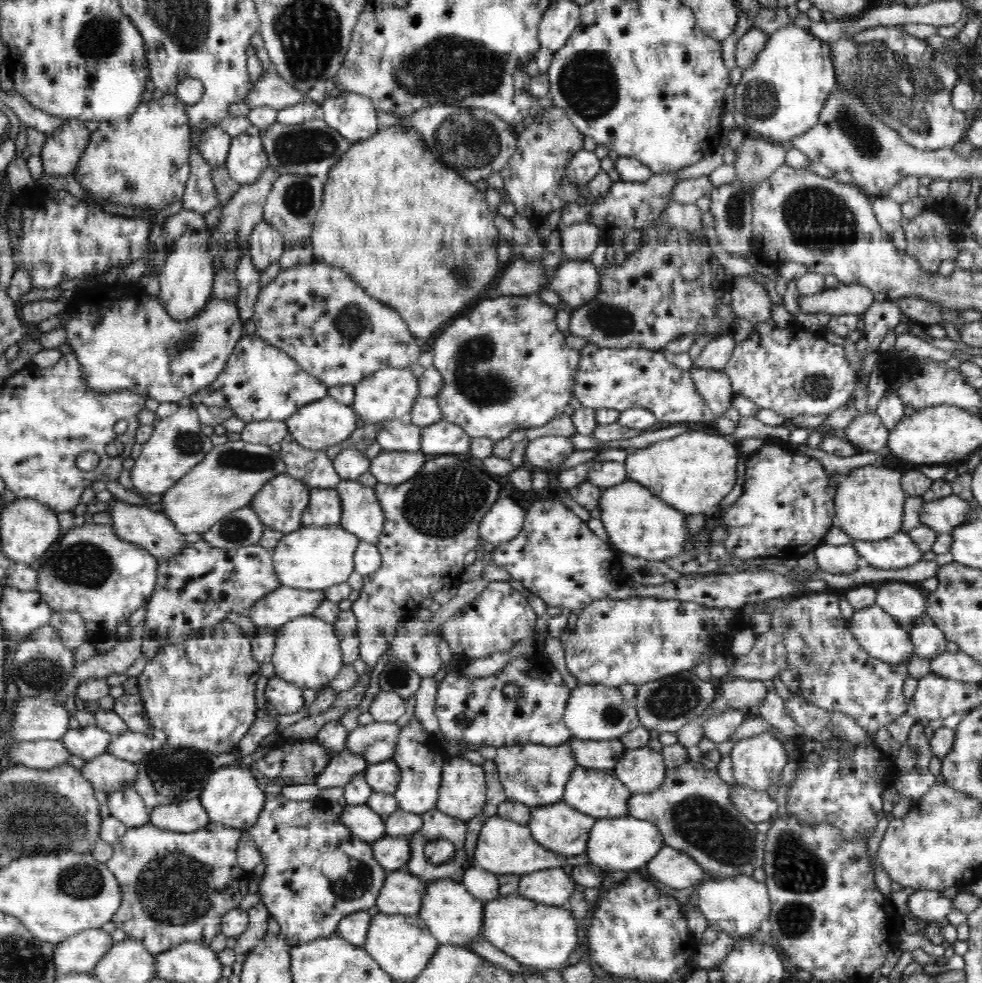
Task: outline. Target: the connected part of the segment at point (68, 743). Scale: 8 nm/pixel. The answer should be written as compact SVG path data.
M97 725L80 729L68 727L66 734L61 738L61 742L70 754L79 756L85 762L100 754L108 754L108 746L112 740L114 736Z

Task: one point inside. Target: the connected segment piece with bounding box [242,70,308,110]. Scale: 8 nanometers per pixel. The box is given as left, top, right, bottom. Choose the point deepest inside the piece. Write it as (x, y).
(270, 89)

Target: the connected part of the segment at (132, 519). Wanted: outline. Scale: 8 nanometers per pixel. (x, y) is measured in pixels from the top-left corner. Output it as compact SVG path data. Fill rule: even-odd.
M115 498L109 500L106 509L110 513L109 524L115 528L116 535L121 540L140 545L157 559L169 559L177 555L186 541L186 535L176 530L172 522L163 512L154 511L148 506L131 504Z

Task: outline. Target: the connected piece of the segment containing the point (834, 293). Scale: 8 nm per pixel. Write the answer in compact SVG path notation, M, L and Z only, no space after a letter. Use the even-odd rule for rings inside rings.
M839 284L834 289L824 289L811 296L798 298L800 310L817 314L818 312L829 315L862 315L876 302L872 290L860 284Z

